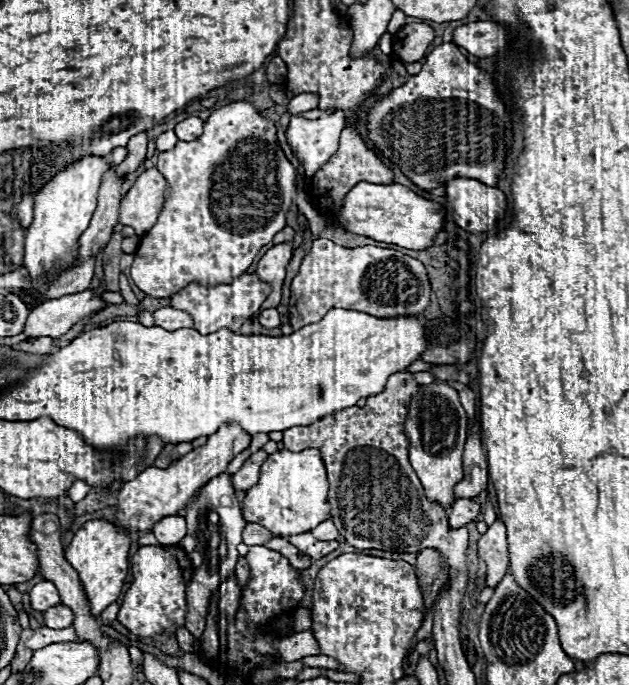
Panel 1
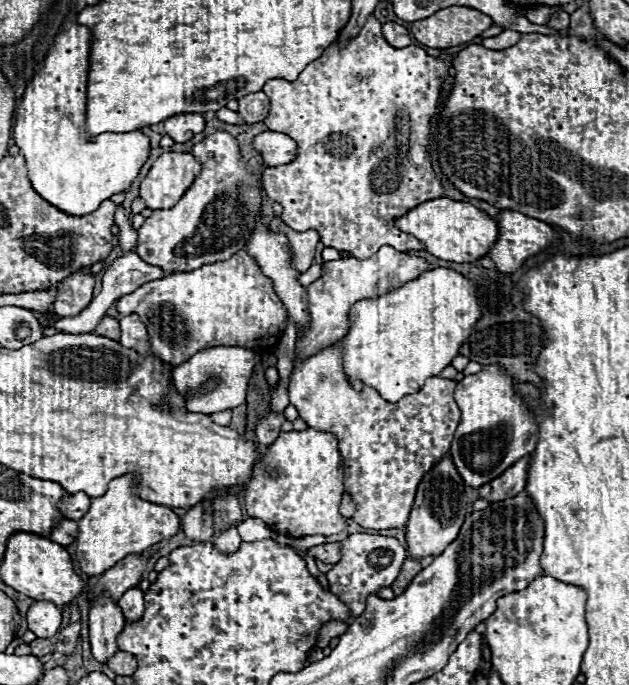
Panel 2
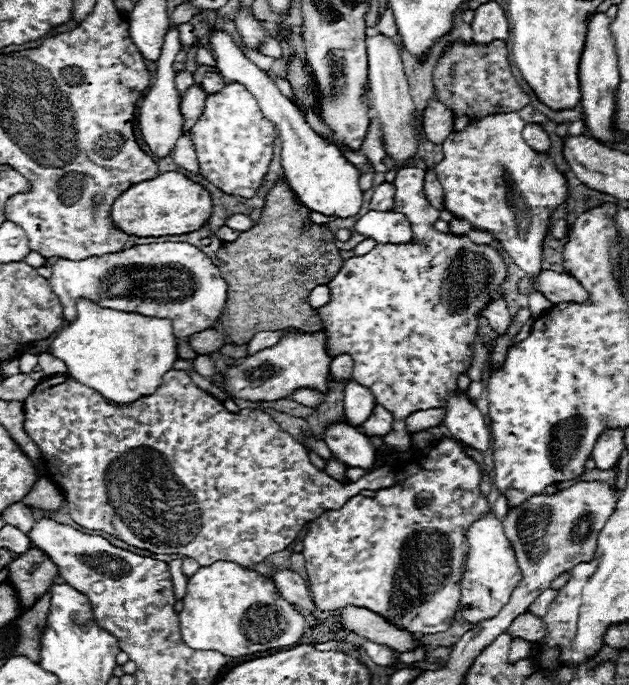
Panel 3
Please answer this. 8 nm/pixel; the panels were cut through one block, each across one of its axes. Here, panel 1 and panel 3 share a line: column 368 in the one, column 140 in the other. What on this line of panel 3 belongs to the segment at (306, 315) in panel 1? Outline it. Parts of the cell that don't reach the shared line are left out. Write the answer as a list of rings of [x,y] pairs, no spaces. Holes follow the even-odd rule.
[[[188,242],[140,244],[116,254],[84,260],[58,258],[52,264],[50,286],[64,306],[64,318],[68,322],[76,318],[76,300],[88,298],[98,306],[168,318],[174,324],[176,338],[212,328],[228,298],[228,288],[220,270],[204,252]]]

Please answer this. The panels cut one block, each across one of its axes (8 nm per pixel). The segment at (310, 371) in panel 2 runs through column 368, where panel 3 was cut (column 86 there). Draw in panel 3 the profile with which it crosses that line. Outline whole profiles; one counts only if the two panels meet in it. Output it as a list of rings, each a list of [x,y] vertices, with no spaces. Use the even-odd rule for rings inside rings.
[[[170,370],[168,374],[164,374],[158,390],[150,396],[144,396],[136,402],[132,402],[130,406],[112,406],[108,404],[98,392],[86,388],[84,384],[72,380],[68,375],[50,376],[41,380],[32,394],[24,400],[24,414],[26,414],[26,422],[24,428],[28,432],[28,436],[38,444],[40,452],[42,452],[42,460],[44,460],[44,470],[46,470],[46,478],[52,480],[64,494],[70,518],[88,528],[88,530],[102,530],[108,532],[112,536],[116,536],[118,540],[142,548],[142,550],[150,550],[154,554],[180,554],[180,556],[188,556],[194,558],[200,566],[210,566],[216,560],[226,560],[226,562],[236,562],[244,568],[248,568],[250,564],[262,562],[266,556],[286,550],[300,534],[300,530],[314,518],[318,518],[324,510],[336,510],[342,508],[346,504],[348,498],[356,496],[362,490],[380,490],[380,488],[388,488],[388,486],[396,486],[396,474],[392,472],[390,466],[382,466],[372,470],[370,474],[362,476],[358,482],[350,482],[348,486],[336,482],[334,478],[330,478],[326,472],[320,472],[308,458],[308,452],[302,444],[298,444],[292,436],[288,436],[286,432],[280,430],[280,426],[264,412],[260,410],[240,410],[238,414],[230,414],[220,400],[216,400],[214,396],[210,396],[208,392],[200,390],[192,378],[182,372],[182,370]]]

